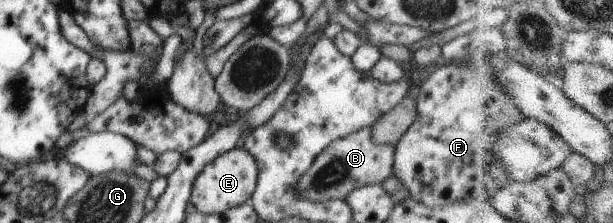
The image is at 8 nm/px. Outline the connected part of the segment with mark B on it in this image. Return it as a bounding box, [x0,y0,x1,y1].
[295,127,394,201]

